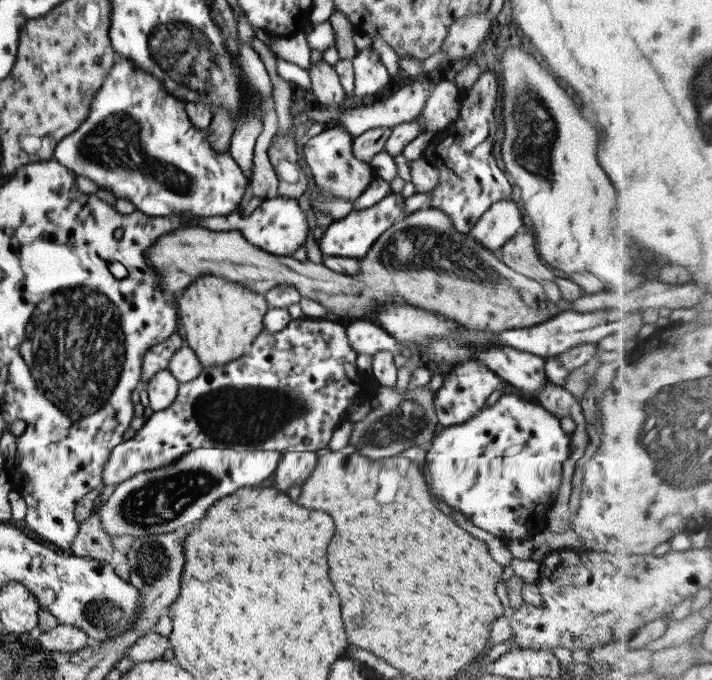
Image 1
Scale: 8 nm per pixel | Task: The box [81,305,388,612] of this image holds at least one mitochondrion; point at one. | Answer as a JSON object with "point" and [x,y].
{"point":[226,415]}

